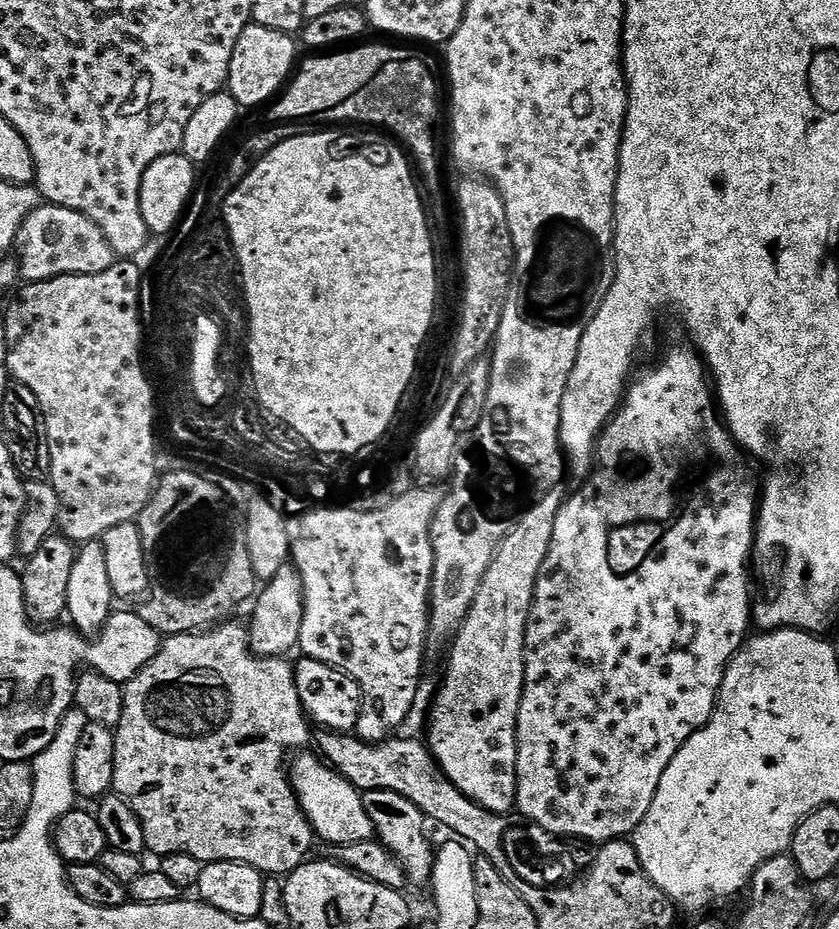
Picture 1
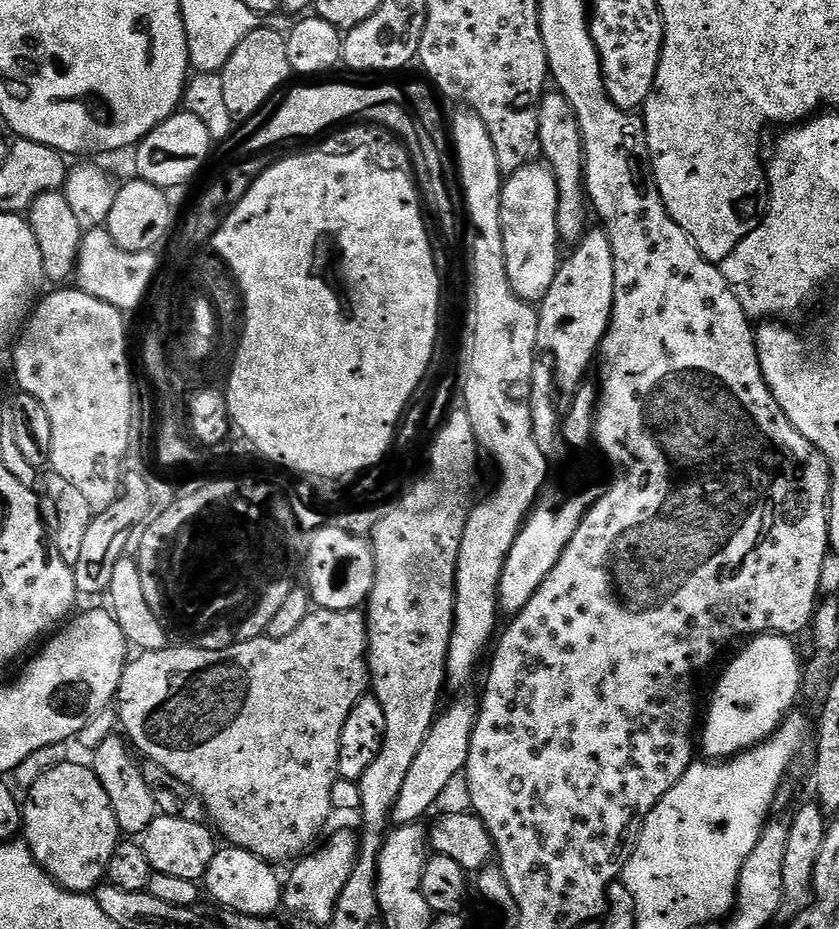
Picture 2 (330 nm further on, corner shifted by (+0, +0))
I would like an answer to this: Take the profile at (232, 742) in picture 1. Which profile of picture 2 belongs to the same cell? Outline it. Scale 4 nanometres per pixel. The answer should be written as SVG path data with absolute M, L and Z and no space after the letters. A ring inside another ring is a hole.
M316 608L309 612L307 618L291 634L286 634L286 638L270 638L265 634L224 650L169 646L157 652L140 652L137 657L137 660L136 657L129 659L124 667L120 690L115 698L115 703L120 704L118 724L123 735L130 741L131 747L141 757L153 760L158 766L162 766L162 770L170 770L174 778L186 782L186 786L193 788L198 798L202 798L207 819L211 821L215 831L221 837L224 835L228 839L225 841L231 847L246 850L273 866L280 866L283 860L292 862L303 857L317 843L316 835L323 830L328 815L333 815L332 791L334 782L340 774L338 738L342 738L342 726L346 726L346 718L350 718L350 710L354 710L354 706L370 688L367 662L368 622L365 613L354 608L350 610Z

